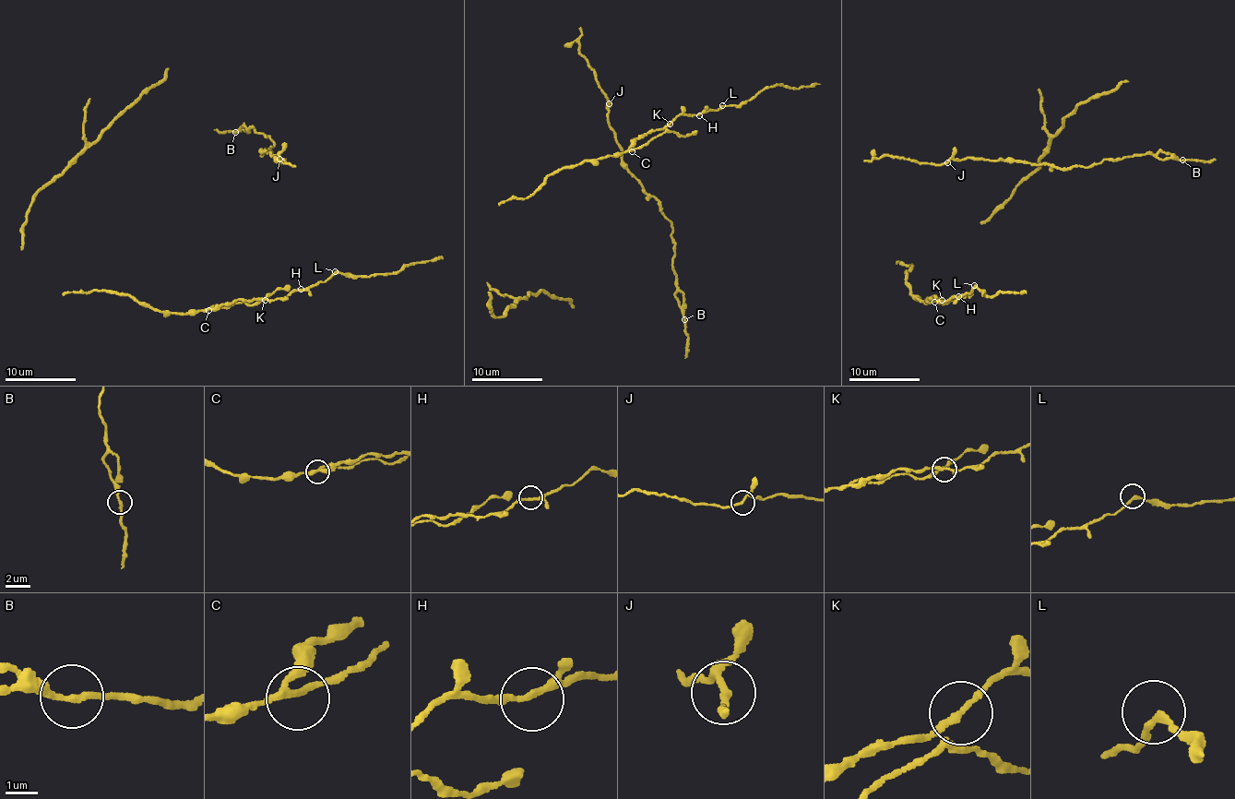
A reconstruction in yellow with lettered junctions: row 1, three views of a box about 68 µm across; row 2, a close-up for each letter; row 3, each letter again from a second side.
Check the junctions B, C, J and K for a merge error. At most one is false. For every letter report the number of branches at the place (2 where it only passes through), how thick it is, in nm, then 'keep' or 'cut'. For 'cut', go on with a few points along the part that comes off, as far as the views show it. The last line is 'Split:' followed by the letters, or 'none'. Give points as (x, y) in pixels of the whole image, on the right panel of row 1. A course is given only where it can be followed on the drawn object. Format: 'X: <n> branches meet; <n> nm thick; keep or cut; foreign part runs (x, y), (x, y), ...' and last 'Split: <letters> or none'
B: 2 branches meet; 200 nm thick; keep
C: 3 branches meet; 200 nm thick; keep
J: 3 branches meet; 170 nm thick; keep
K: 3 branches meet; 170 nm thick; keep
Split: none

